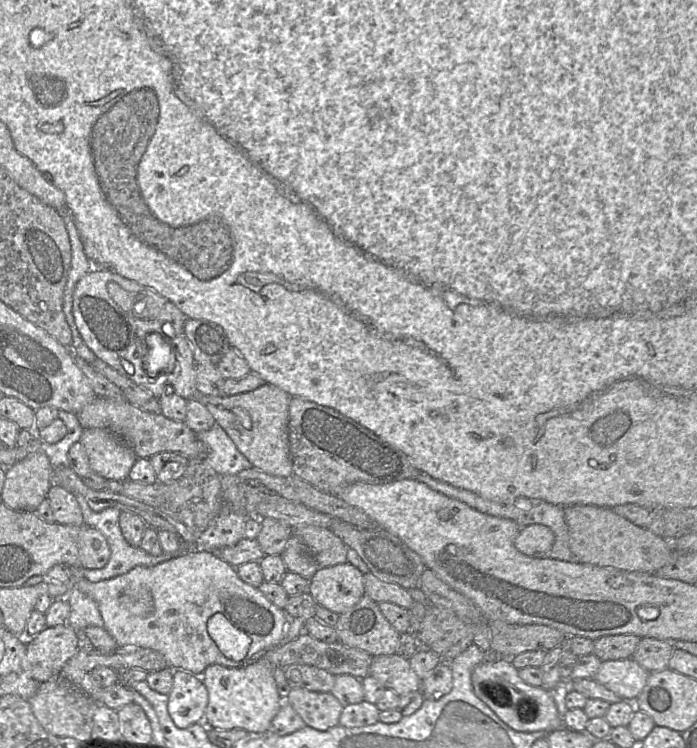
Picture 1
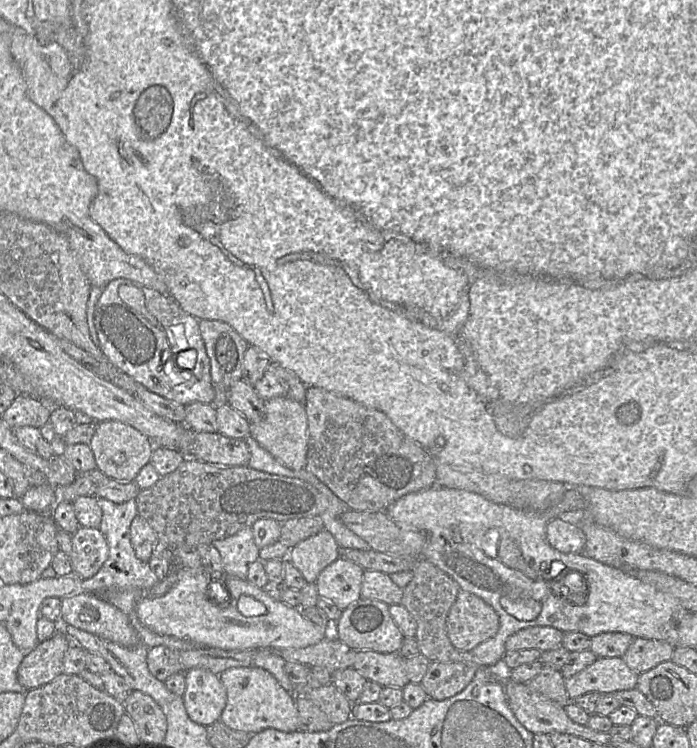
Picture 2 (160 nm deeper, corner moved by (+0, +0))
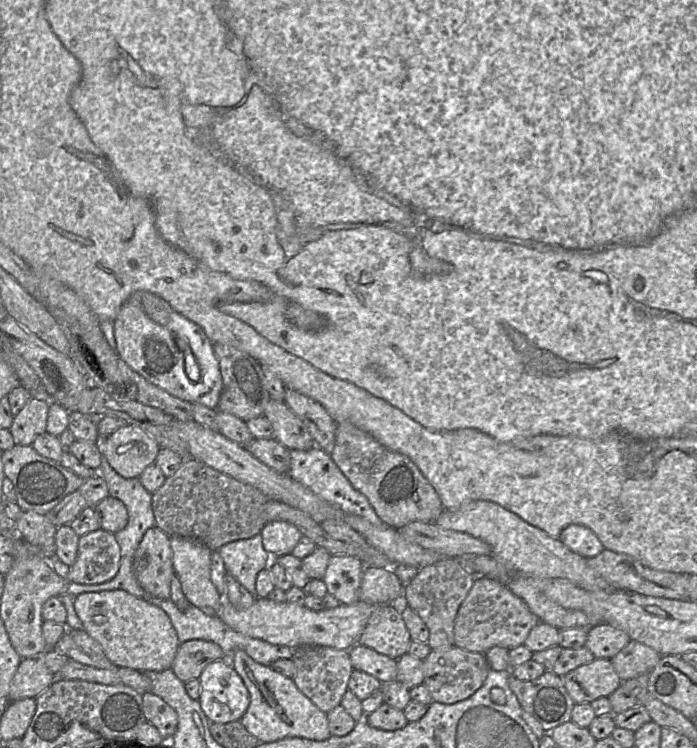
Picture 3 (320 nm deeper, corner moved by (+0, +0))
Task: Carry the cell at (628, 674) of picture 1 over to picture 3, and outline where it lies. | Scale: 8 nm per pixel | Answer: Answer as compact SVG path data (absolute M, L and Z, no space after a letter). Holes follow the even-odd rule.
M595 658L562 676L575 704L591 703L609 697L623 682L611 659Z

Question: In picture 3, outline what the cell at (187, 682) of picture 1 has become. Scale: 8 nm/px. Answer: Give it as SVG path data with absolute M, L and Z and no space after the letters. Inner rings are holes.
M220 659L208 664L199 676L201 693L198 699L207 718L215 723L238 721L247 711L250 703L249 692L239 674L228 659Z

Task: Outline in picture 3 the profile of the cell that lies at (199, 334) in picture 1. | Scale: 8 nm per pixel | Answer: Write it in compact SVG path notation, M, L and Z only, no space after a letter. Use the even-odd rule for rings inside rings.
M213 343L213 349L219 361L223 381L218 410L233 414L244 422L263 416L271 398L260 363L249 354L227 344Z

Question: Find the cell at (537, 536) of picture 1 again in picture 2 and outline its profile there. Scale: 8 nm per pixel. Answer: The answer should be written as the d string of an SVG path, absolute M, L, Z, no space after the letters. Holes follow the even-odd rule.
M556 518L546 526L549 544L562 553L582 554L586 538L573 519Z

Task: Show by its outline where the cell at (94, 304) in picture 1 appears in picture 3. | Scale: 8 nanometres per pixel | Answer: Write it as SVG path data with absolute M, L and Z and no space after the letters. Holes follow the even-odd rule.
M138 290L124 302L113 321L113 326L116 340L115 350L133 371L175 397L218 410L223 388L219 361L213 349L213 343L199 325L176 312L160 296L149 291Z

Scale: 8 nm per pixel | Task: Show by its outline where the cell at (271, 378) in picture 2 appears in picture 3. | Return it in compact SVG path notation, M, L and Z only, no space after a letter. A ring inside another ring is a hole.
M286 389L284 403L302 420L315 442L315 447L330 455L335 443L337 423L323 405L292 389Z

